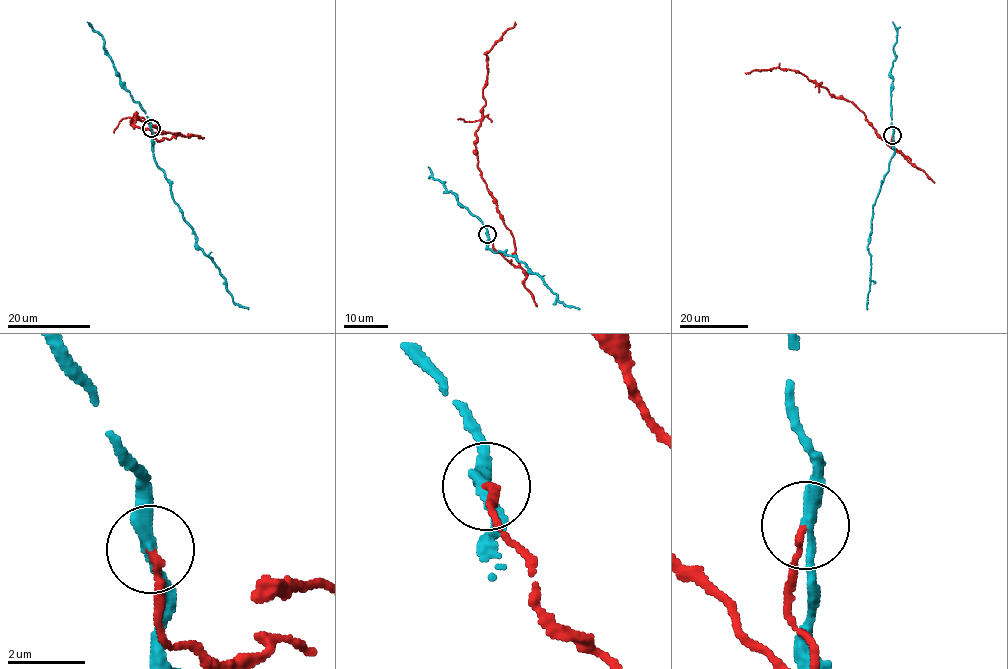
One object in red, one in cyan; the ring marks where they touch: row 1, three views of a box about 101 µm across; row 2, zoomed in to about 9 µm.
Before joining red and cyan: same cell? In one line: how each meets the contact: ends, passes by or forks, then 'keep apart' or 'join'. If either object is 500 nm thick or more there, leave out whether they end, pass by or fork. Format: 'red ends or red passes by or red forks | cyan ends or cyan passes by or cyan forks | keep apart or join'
red ends | cyan passes by | keep apart

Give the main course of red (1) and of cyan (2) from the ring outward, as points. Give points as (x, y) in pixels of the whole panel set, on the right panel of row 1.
1: (893, 135), (895, 149), (910, 161), (888, 146), (851, 101), (833, 97), (805, 76), (773, 67), (745, 73)
2: (893, 135), (894, 155), (873, 207), (867, 250), (871, 267), (866, 310)

